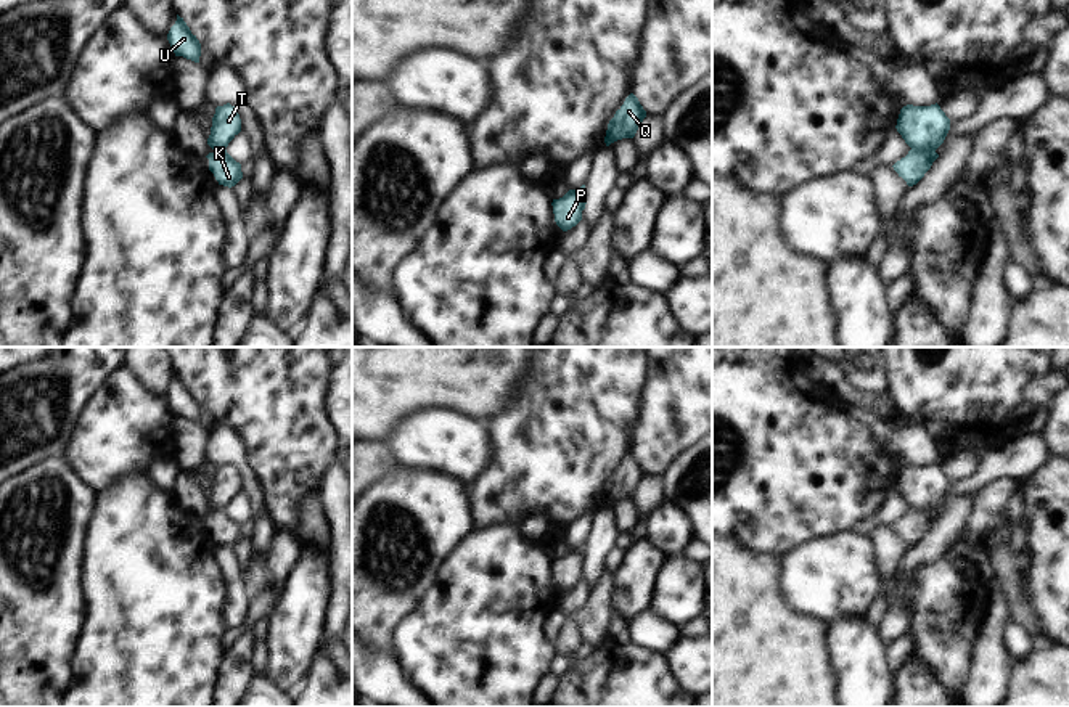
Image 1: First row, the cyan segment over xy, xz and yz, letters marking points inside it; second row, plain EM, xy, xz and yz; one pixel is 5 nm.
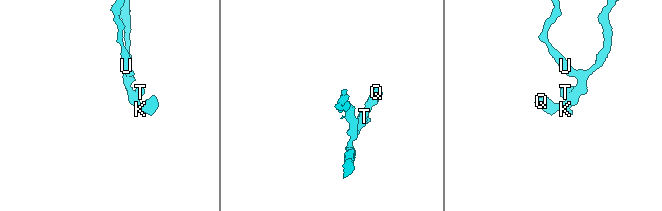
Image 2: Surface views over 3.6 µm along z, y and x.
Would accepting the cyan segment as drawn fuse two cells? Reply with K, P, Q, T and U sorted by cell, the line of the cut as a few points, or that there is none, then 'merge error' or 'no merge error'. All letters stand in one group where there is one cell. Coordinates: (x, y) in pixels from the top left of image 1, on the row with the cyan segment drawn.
groups K Q / P T U; cut yz (912, 148), (925, 153), (933, 161); merge error

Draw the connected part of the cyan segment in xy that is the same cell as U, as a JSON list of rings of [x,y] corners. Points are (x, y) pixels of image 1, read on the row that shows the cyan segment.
[[[178,14],[175,24],[170,27],[167,34],[167,40],[175,56],[183,56],[186,59],[199,63],[201,43],[196,39],[196,35],[191,34],[183,18],[180,18]]]

